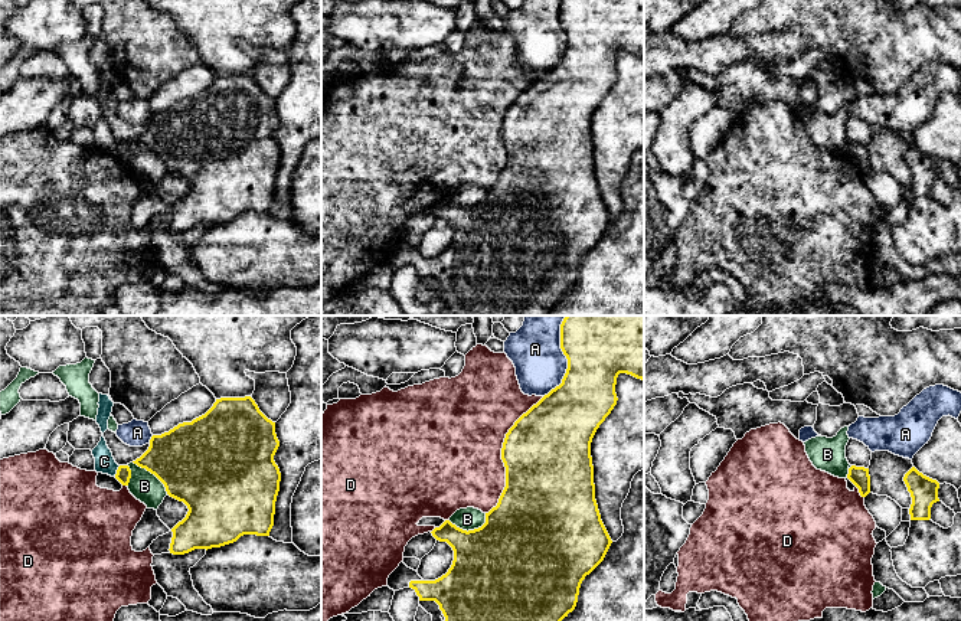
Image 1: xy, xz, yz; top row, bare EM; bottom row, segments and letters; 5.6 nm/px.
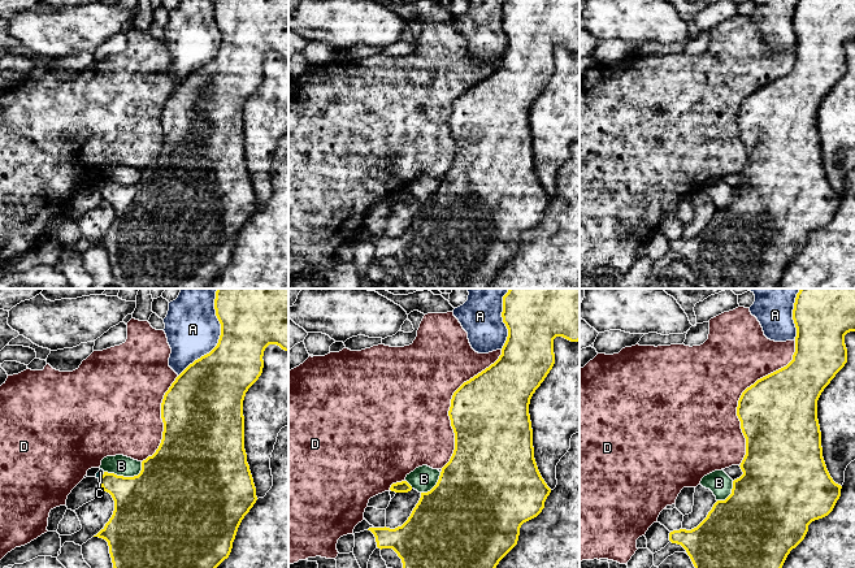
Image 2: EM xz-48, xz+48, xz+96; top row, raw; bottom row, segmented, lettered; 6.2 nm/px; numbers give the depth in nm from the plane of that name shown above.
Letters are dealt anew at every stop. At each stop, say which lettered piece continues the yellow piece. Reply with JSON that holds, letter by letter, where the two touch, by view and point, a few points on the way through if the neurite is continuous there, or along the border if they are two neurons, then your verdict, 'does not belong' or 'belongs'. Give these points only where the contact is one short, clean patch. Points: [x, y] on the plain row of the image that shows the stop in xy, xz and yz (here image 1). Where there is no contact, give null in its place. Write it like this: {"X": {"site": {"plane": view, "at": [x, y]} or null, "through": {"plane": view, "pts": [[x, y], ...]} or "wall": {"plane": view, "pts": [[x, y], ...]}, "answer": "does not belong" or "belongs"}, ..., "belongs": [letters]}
{"A": {"site": {"plane": "xz", "at": [568, 39]}, "answer": "does not belong"}, "B": {"site": {"plane": "xz", "at": [470, 208]}, "answer": "does not belong"}, "C": {"site": {"plane": "xy", "at": [117, 149]}, "wall": {"plane": "xy", "pts": [[120, 143], [114, 153]]}, "answer": "does not belong"}, "D": {"site": {"plane": "xz", "at": [502, 131]}, "answer": "does not belong"}, "belongs": []}

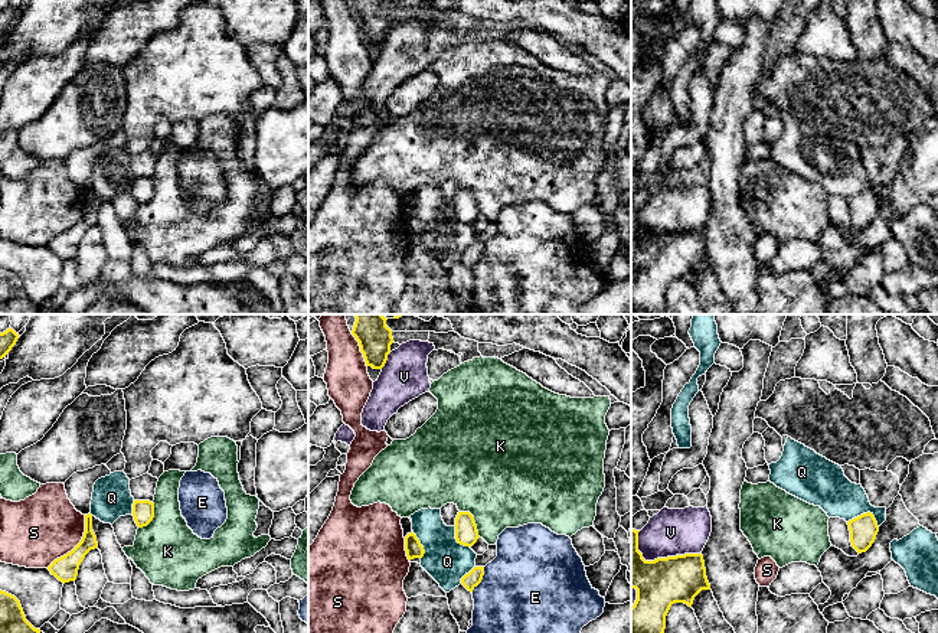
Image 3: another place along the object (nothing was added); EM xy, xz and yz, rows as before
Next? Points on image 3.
{"E": {"site": {"plane": "xz", "at": [481, 255]}, "answer": "does not belong"}, "K": {"site": {"plane": "xz", "at": [473, 198]}, "answer": "does not belong"}, "Q": {"site": {"plane": "yz", "at": [866, 191]}, "answer": "does not belong"}, "S": {"site": {"plane": "xy", "at": [77, 222]}, "answer": "does not belong"}, "V": {"site": {"plane": "yz", "at": [660, 235]}, "answer": "does not belong"}, "belongs": []}

